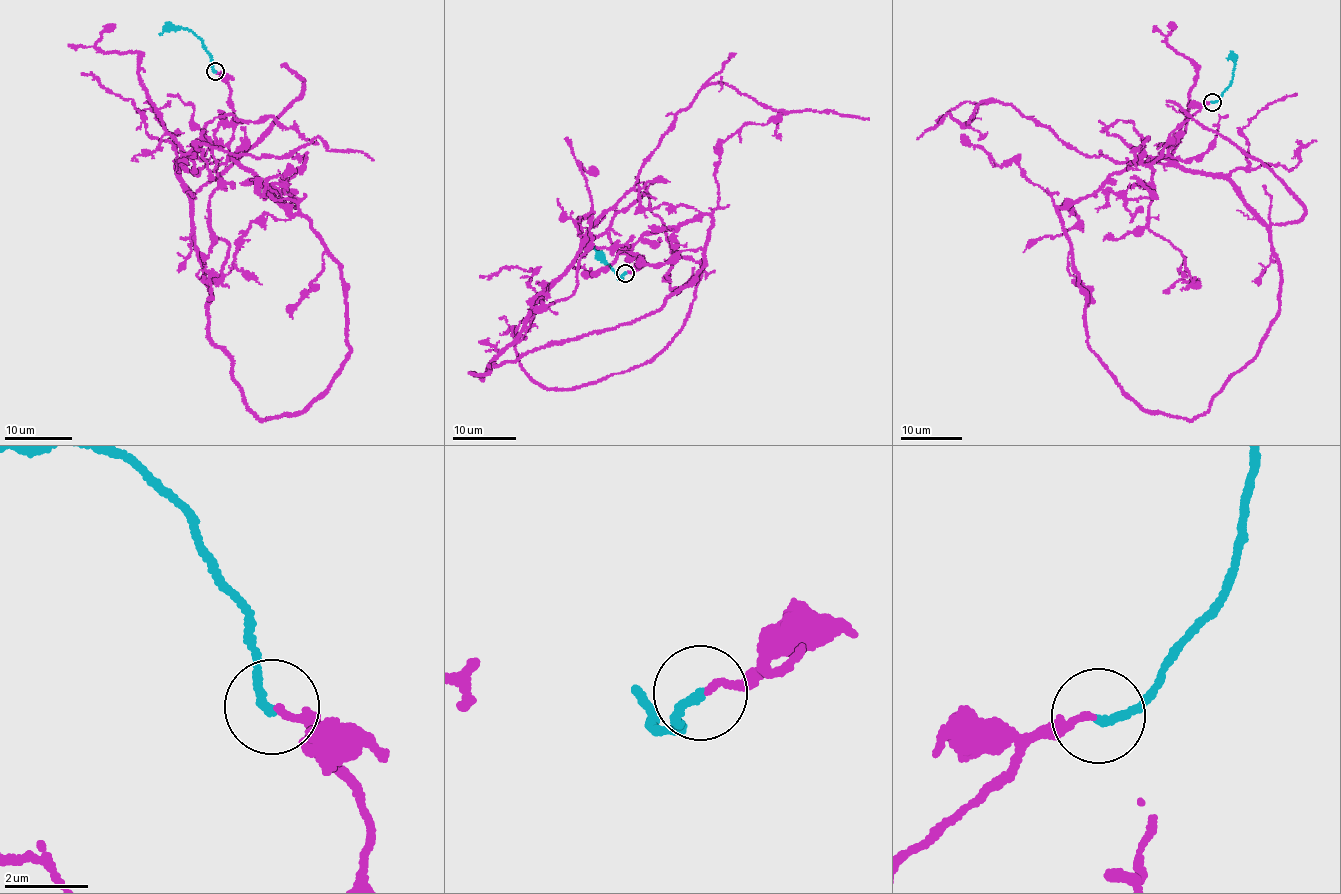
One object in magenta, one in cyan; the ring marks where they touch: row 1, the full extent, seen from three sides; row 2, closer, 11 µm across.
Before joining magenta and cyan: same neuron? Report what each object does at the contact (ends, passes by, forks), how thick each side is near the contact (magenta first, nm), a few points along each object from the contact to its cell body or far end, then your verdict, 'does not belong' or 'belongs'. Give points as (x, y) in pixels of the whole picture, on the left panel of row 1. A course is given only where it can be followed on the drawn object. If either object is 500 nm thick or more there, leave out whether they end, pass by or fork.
magenta ends; cyan ends; calibres 140 and 200 nm; course magenta (216, 71), (233, 115), (215, 145), (178, 165), (192, 197), (304, 88), (281, 65); course cyan (215, 71), (207, 51), (193, 33), (181, 28), (159, 34); belongs

